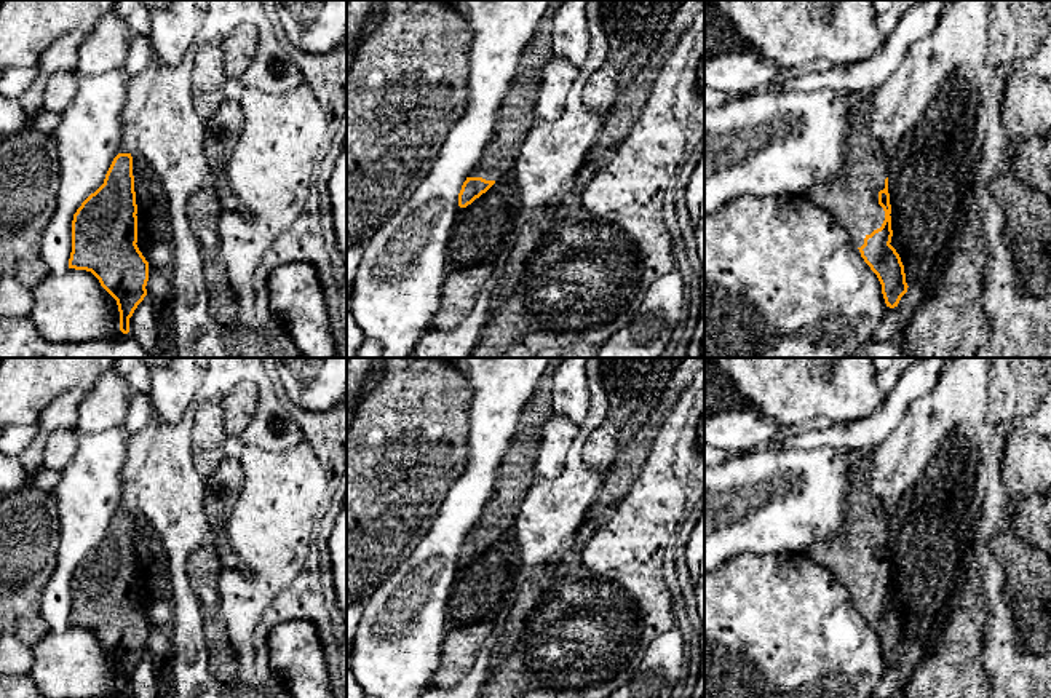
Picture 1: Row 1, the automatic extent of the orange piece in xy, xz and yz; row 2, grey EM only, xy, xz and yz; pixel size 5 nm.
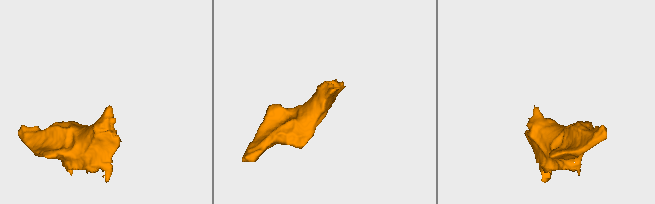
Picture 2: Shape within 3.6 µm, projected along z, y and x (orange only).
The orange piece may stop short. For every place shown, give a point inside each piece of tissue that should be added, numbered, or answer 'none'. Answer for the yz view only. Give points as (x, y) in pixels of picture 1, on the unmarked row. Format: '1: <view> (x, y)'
1: yz (852, 556)

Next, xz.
1: xz (516, 473)

